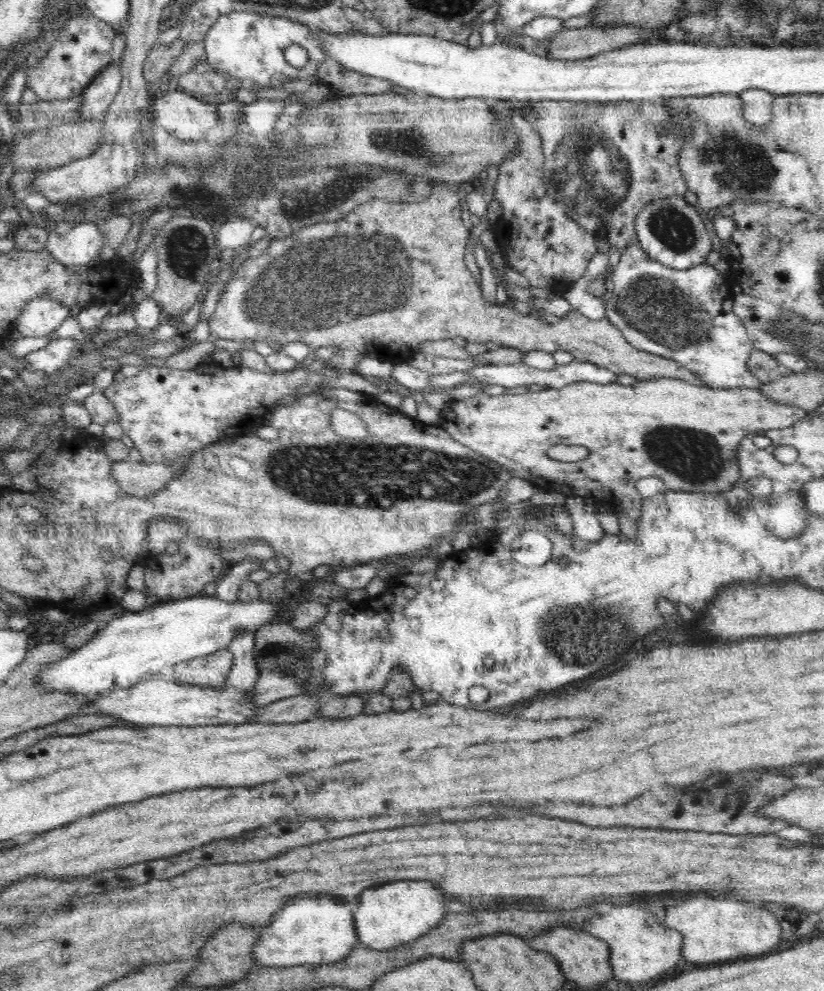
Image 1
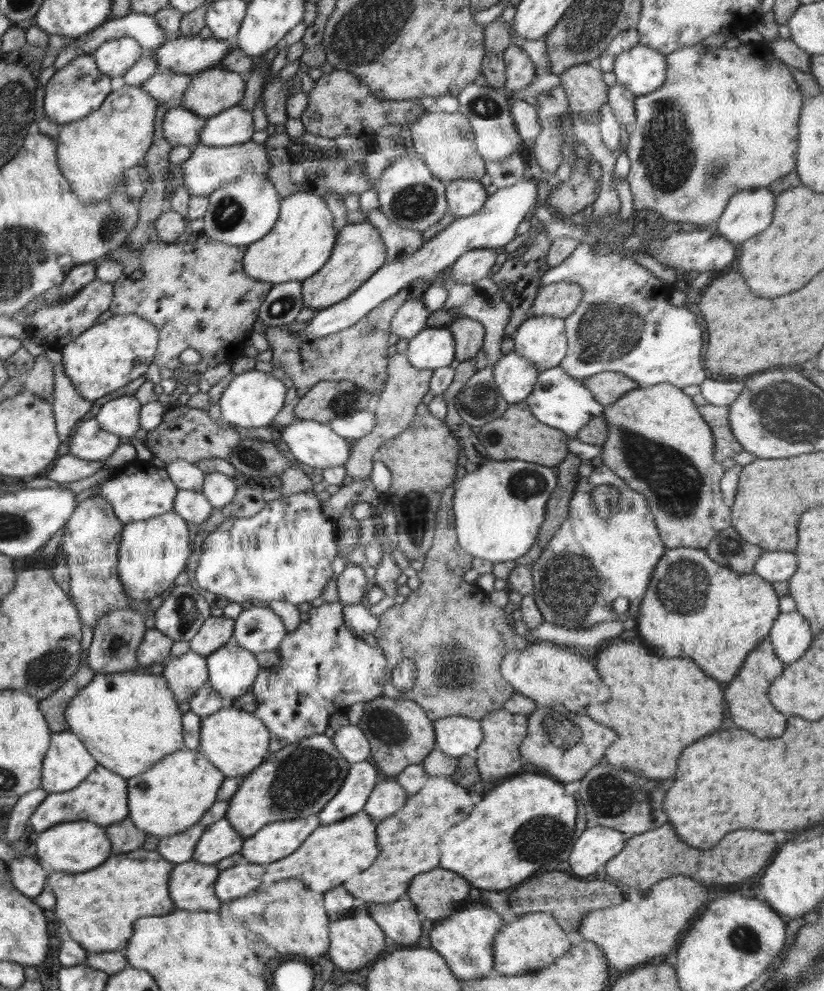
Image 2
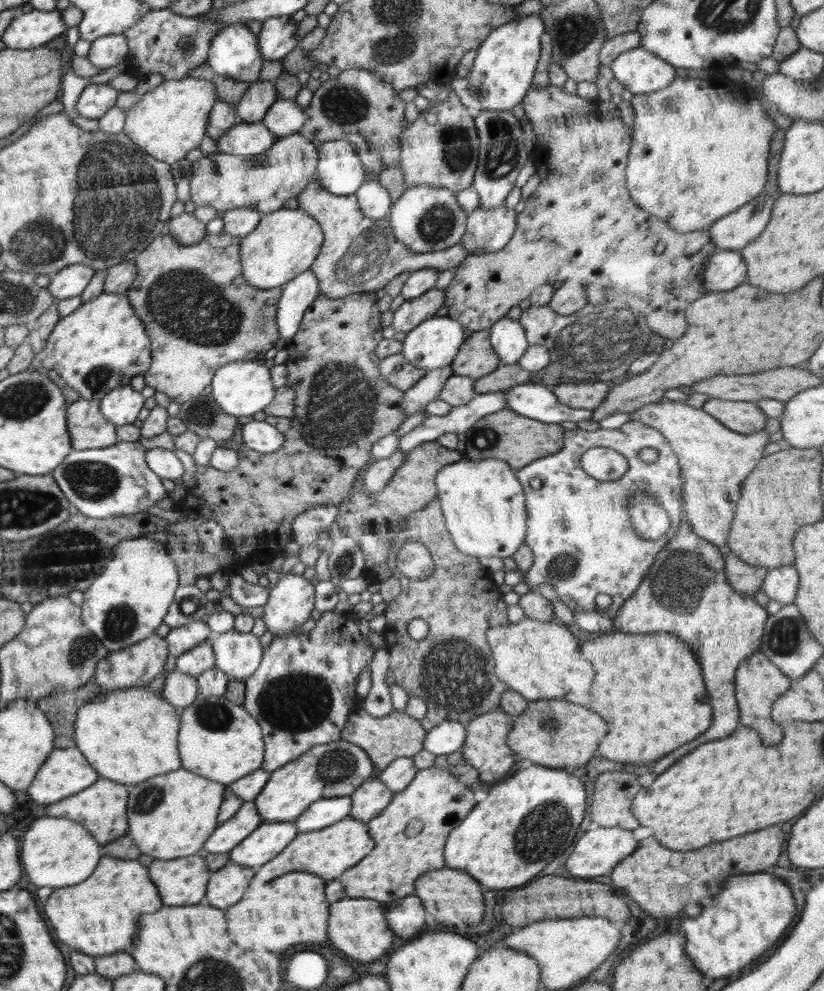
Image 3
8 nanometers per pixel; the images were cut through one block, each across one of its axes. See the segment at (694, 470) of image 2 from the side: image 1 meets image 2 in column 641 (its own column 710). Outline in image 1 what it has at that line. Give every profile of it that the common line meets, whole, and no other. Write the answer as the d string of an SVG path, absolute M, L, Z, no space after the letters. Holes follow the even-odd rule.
M650 378L646 380L637 380L633 385L624 386L620 383L614 384L596 384L594 382L578 382L562 389L542 389L540 392L529 392L525 394L510 395L502 394L500 396L488 396L477 393L474 397L462 400L461 402L447 404L440 410L440 418L435 426L438 426L452 437L458 440L460 444L475 450L478 454L492 461L498 462L499 466L504 467L511 476L527 480L540 491L554 491L563 494L566 497L592 497L596 498L616 498L615 505L616 516L633 517L637 520L640 518L640 508L642 496L636 490L636 482L640 478L656 476L664 481L668 491L678 491L687 493L704 493L712 494L730 490L739 480L740 467L738 467L737 448L739 442L748 433L756 433L772 429L788 428L795 425L808 415L808 411L796 406L788 406L787 404L774 403L770 399L764 397L759 389L748 388L710 388L706 384L696 386L689 382L678 380L677 378ZM554 445L576 445L584 446L589 450L589 455L580 462L559 462L546 455L547 450Z

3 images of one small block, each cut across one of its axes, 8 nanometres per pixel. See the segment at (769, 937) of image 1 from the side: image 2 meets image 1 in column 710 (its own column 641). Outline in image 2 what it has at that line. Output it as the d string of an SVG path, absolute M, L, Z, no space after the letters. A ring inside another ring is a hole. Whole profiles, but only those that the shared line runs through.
M674 876L657 882L648 889L648 894L640 902L622 902L606 910L588 913L578 927L582 940L590 941L600 947L610 968L622 972L650 958L658 958L672 950L678 944L680 932L688 930L688 922L698 913L706 902L706 886L684 878Z

